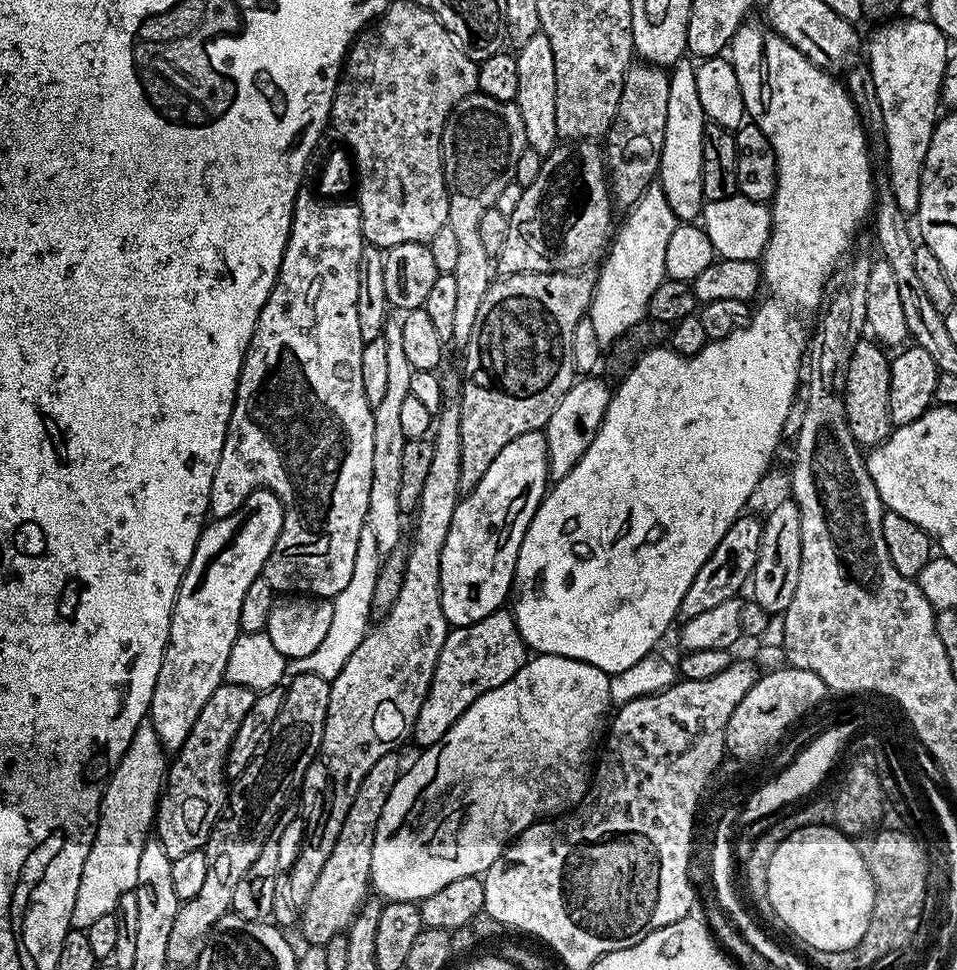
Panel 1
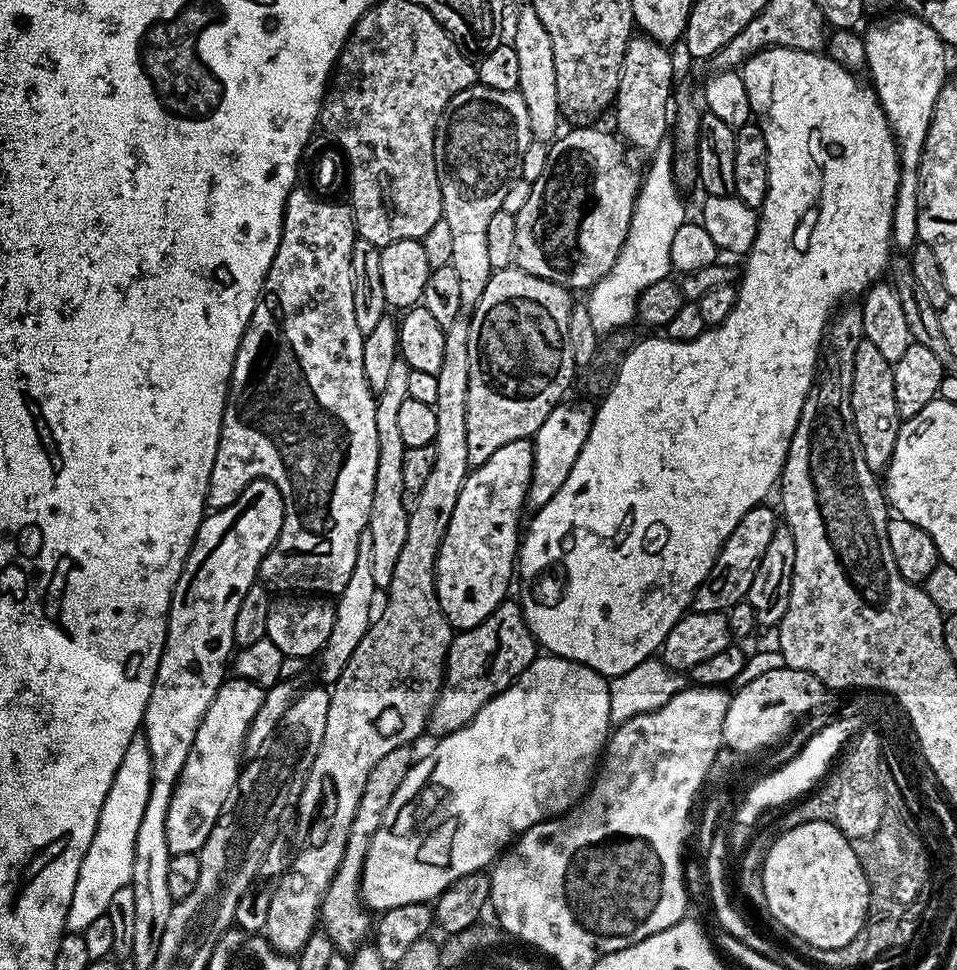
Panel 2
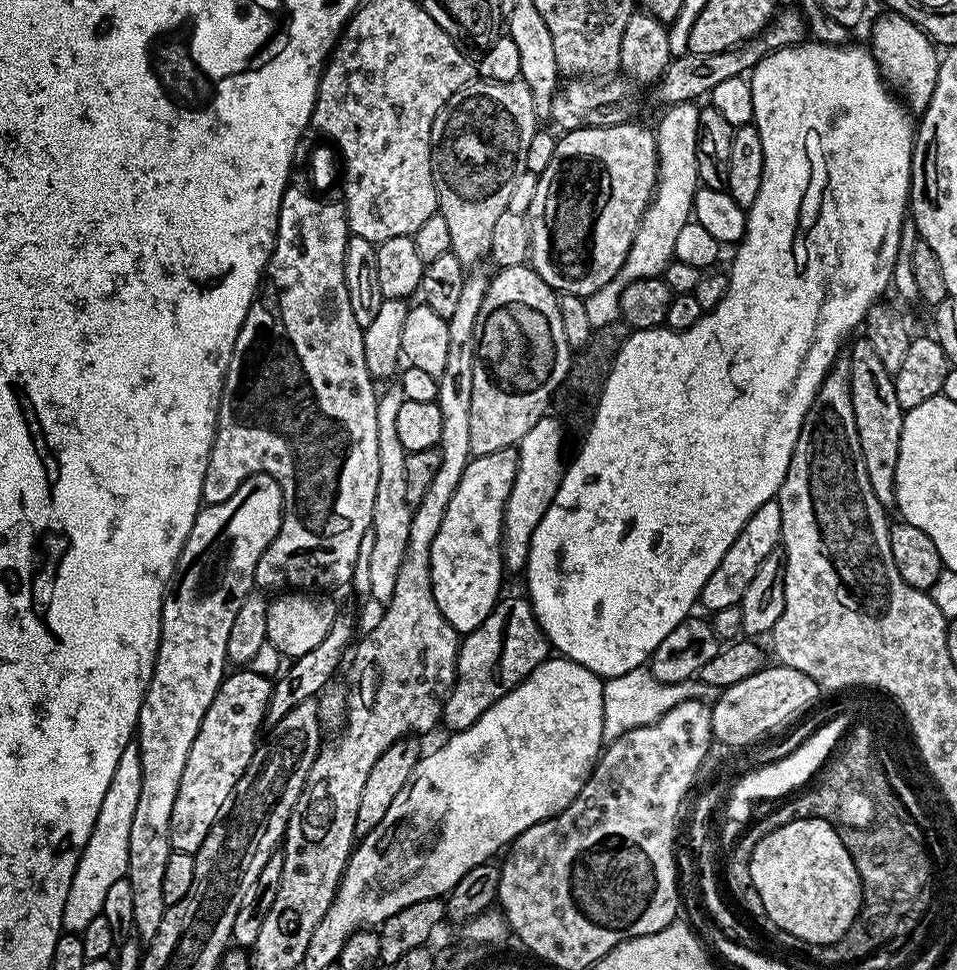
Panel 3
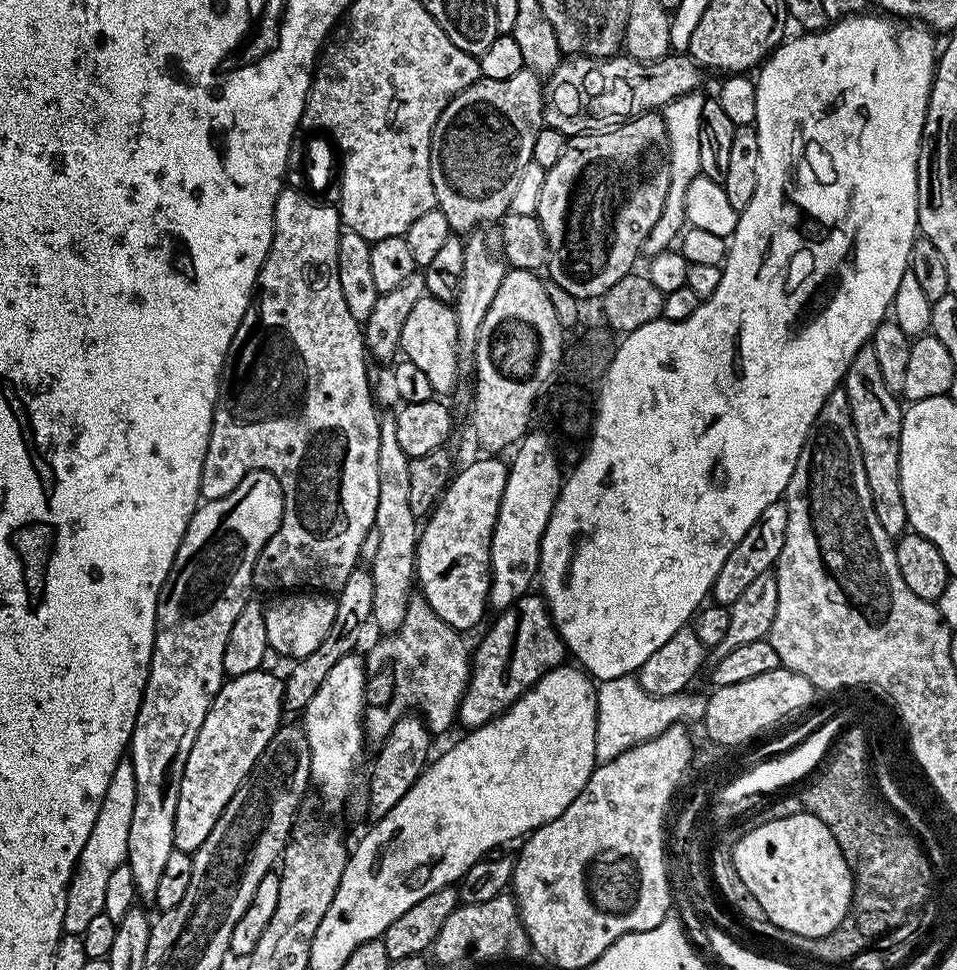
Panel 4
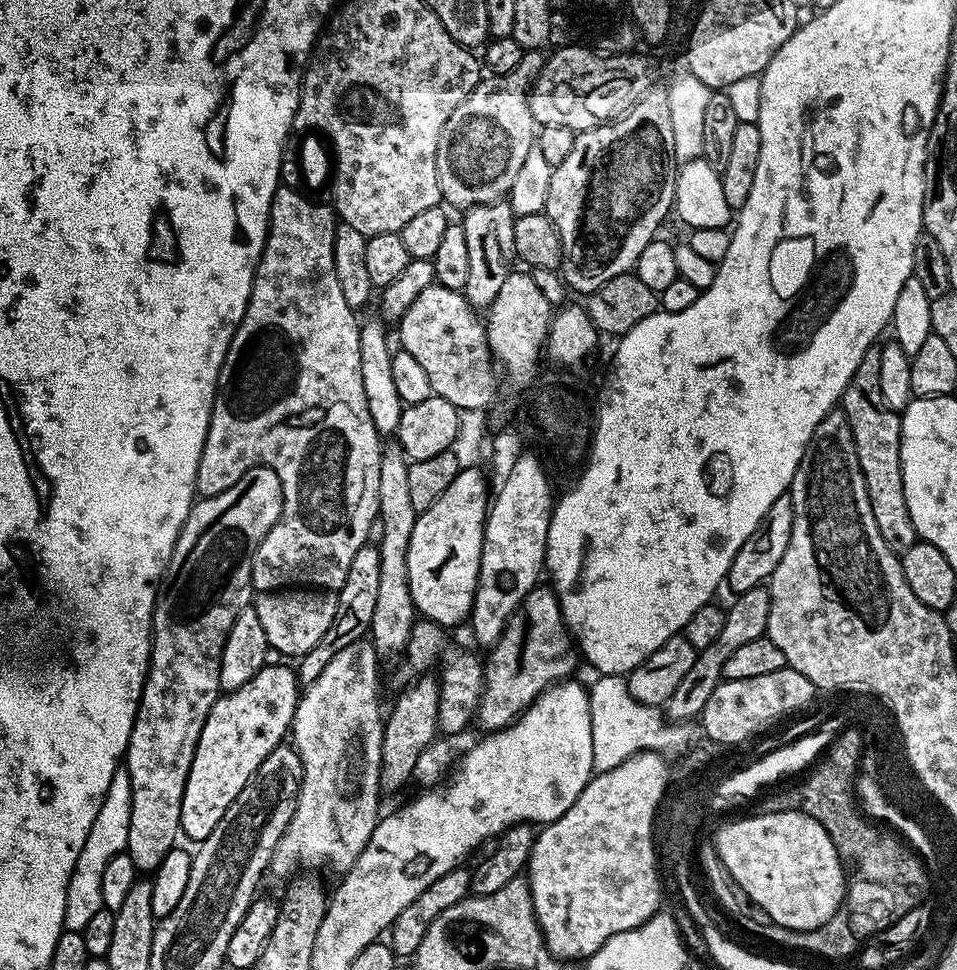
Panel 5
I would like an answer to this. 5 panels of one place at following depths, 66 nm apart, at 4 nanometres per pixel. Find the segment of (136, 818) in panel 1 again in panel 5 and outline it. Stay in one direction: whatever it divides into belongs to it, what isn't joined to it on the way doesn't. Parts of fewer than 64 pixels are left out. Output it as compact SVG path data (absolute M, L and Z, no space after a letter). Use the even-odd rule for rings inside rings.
M127 767L117 768L114 778L110 778L110 790L106 790L106 798L102 806L98 806L98 818L94 818L94 826L90 826L90 834L84 843L85 855L78 858L74 870L70 874L70 886L66 890L66 914L64 927L70 932L83 932L86 922L98 914L105 906L102 898L102 874L109 857L123 853L128 847L130 834L130 810L132 809L132 787ZM91 852L105 852L103 856L91 856Z

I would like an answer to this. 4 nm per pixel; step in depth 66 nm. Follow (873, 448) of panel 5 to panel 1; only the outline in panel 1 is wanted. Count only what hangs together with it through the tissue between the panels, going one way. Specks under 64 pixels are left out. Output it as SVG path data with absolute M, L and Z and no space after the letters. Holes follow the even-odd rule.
M862 338L854 346L848 377L844 386L844 413L856 443L871 450L884 443L893 430L890 418L890 356L881 345Z

